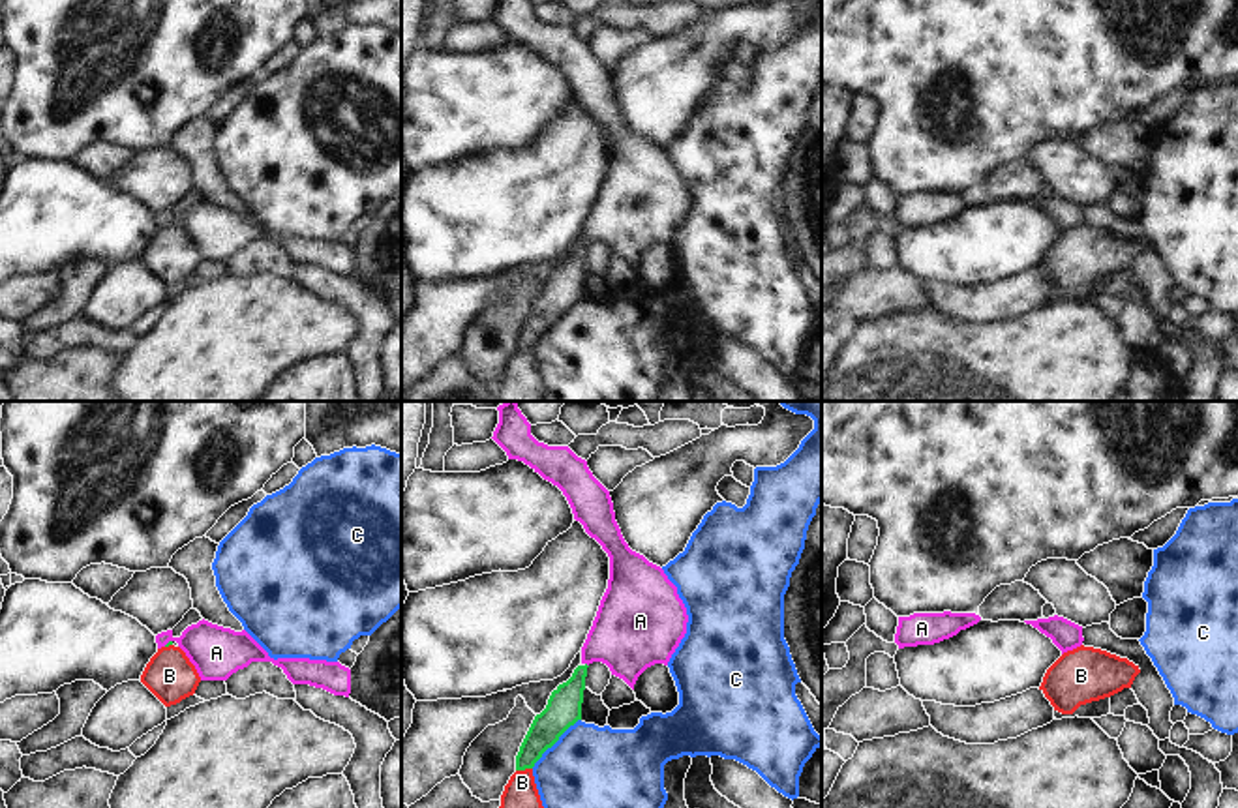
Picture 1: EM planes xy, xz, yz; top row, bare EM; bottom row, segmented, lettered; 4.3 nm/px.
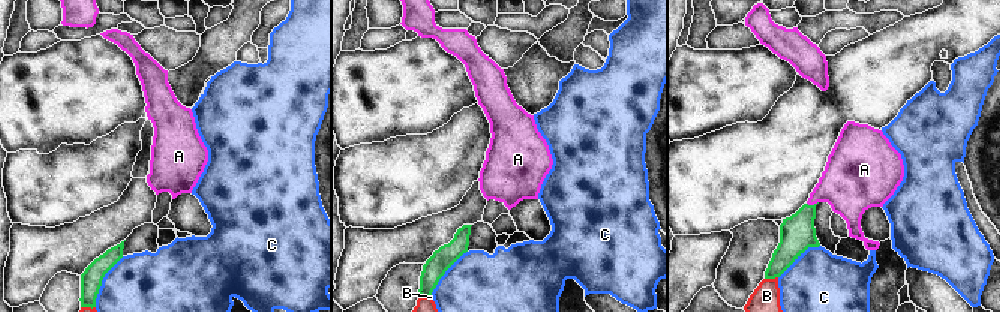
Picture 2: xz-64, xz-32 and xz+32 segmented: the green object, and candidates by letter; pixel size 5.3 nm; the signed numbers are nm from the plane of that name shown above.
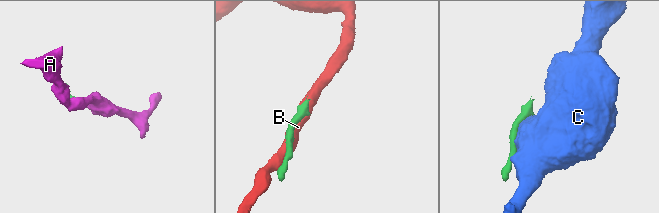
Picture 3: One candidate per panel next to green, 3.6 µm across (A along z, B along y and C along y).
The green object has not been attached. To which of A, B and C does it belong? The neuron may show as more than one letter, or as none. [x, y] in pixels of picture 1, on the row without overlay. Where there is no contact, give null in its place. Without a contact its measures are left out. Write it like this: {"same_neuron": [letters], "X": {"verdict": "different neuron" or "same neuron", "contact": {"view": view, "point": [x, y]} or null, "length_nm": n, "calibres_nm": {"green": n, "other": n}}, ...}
{"same_neuron": ["A"], "A": {"verdict": "same neuron", "contact": {"view": "xy", "point": [169, 222]}, "length_nm": 50, "calibres_nm": {"green": 20, "other": 220}}, "B": {"verdict": "different neuron", "contact": {"view": "xz", "point": [524, 349]}, "length_nm": 70, "calibres_nm": {"green": 140, "other": 200}}, "C": {"verdict": "different neuron", "contact": {"view": "xz", "point": [554, 323]}, "length_nm": 300, "calibres_nm": {"green": 150, "other": 480}}}

